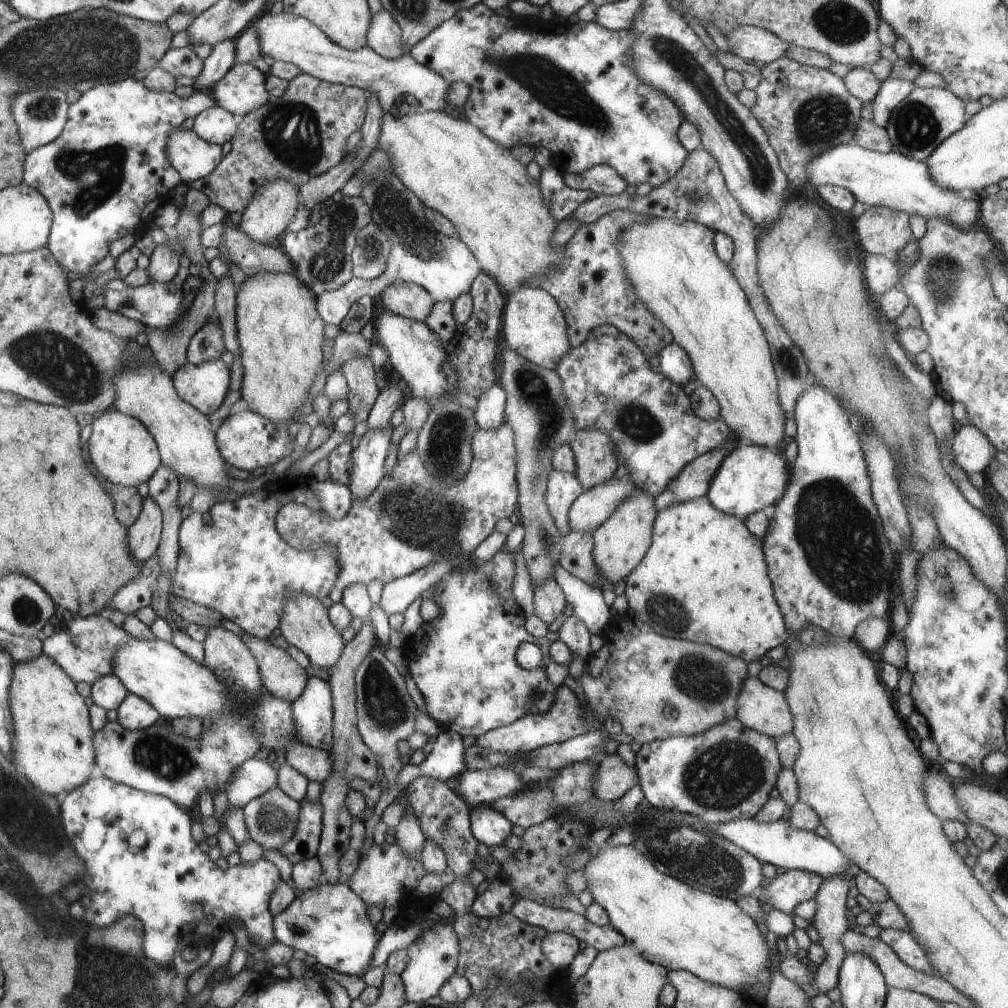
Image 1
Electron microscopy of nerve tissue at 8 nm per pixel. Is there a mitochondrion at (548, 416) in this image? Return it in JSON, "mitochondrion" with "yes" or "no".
{"mitochondrion":"yes"}

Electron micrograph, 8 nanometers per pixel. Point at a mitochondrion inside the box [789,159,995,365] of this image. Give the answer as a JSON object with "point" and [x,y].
{"point":[945,282]}

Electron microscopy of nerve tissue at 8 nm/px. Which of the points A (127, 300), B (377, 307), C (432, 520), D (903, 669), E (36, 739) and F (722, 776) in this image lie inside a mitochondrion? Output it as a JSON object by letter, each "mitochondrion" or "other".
{"A":"mitochondrion","B":"other","C":"mitochondrion","D":"other","E":"other","F":"mitochondrion"}

